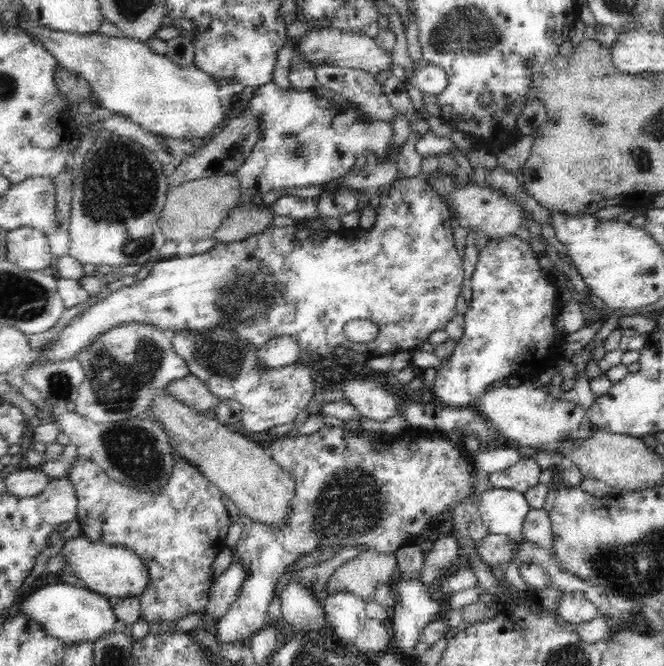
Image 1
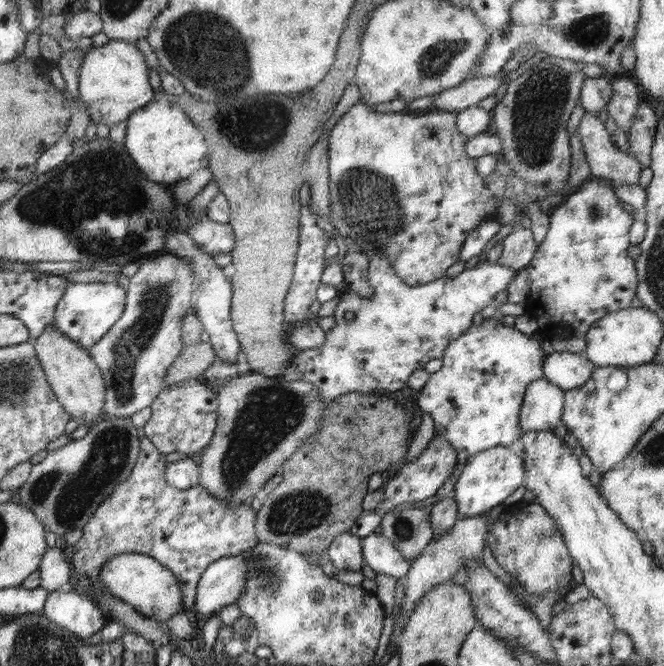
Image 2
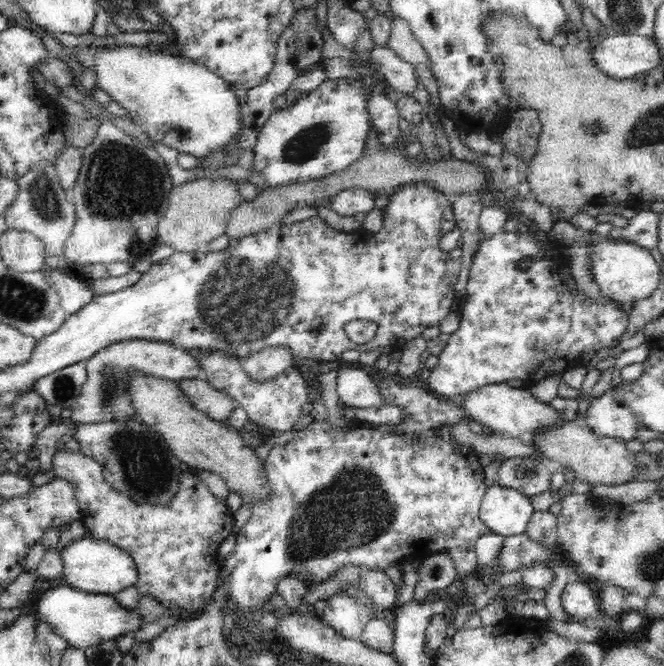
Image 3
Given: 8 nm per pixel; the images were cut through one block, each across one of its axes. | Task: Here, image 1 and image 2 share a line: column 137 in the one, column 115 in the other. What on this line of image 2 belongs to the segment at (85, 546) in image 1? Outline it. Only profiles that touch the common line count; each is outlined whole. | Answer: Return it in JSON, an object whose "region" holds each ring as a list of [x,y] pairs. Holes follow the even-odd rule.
{"region":[[[122,553],[110,557],[104,565],[101,584],[105,585],[116,598],[132,605],[139,614],[160,621],[162,626],[180,611],[187,611],[185,592],[180,586],[174,572],[162,565],[154,557],[138,553]]]}

